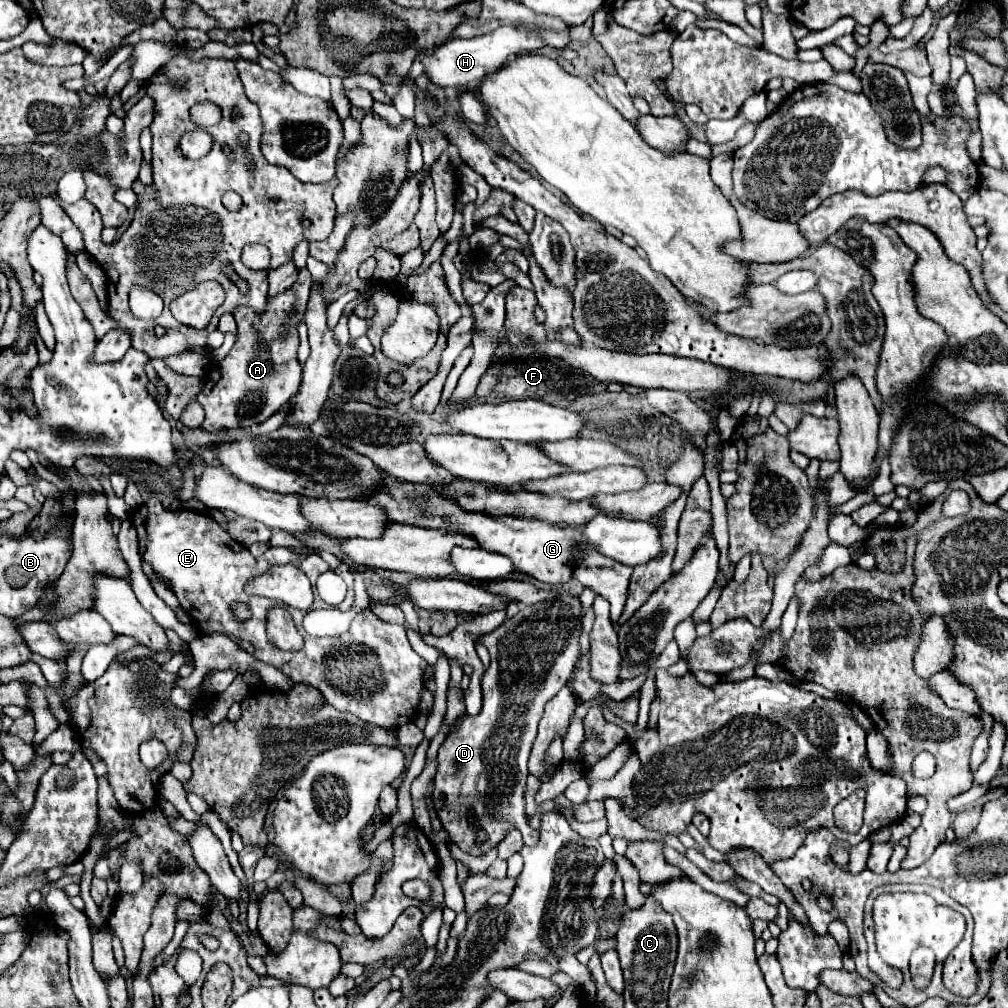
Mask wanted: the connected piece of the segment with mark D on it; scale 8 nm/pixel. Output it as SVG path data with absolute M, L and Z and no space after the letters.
M565 596L561 600L539 602L525 606L513 618L507 618L497 630L485 634L479 642L487 646L491 654L491 666L483 674L483 708L477 716L463 716L459 724L447 734L437 756L435 792L433 804L439 812L443 828L451 834L451 840L469 854L483 854L489 850L489 820L501 820L497 826L517 826L525 844L537 844L537 830L525 822L525 780L527 760L533 740L537 736L537 724L543 714L543 706L553 698L571 678L579 656L581 624L577 624L577 596Z

